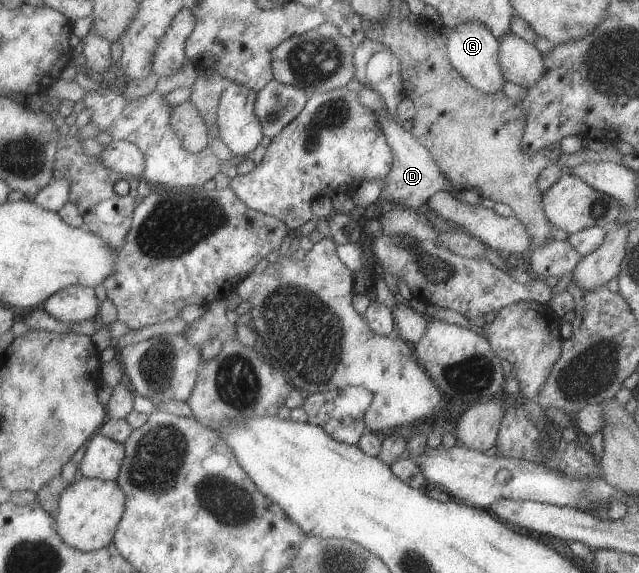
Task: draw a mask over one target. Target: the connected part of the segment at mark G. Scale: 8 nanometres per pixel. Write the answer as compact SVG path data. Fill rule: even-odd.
M477 21L457 25L454 29L441 29L446 38L446 57L451 66L474 89L493 94L502 90L504 78L498 63L498 40L491 31Z

